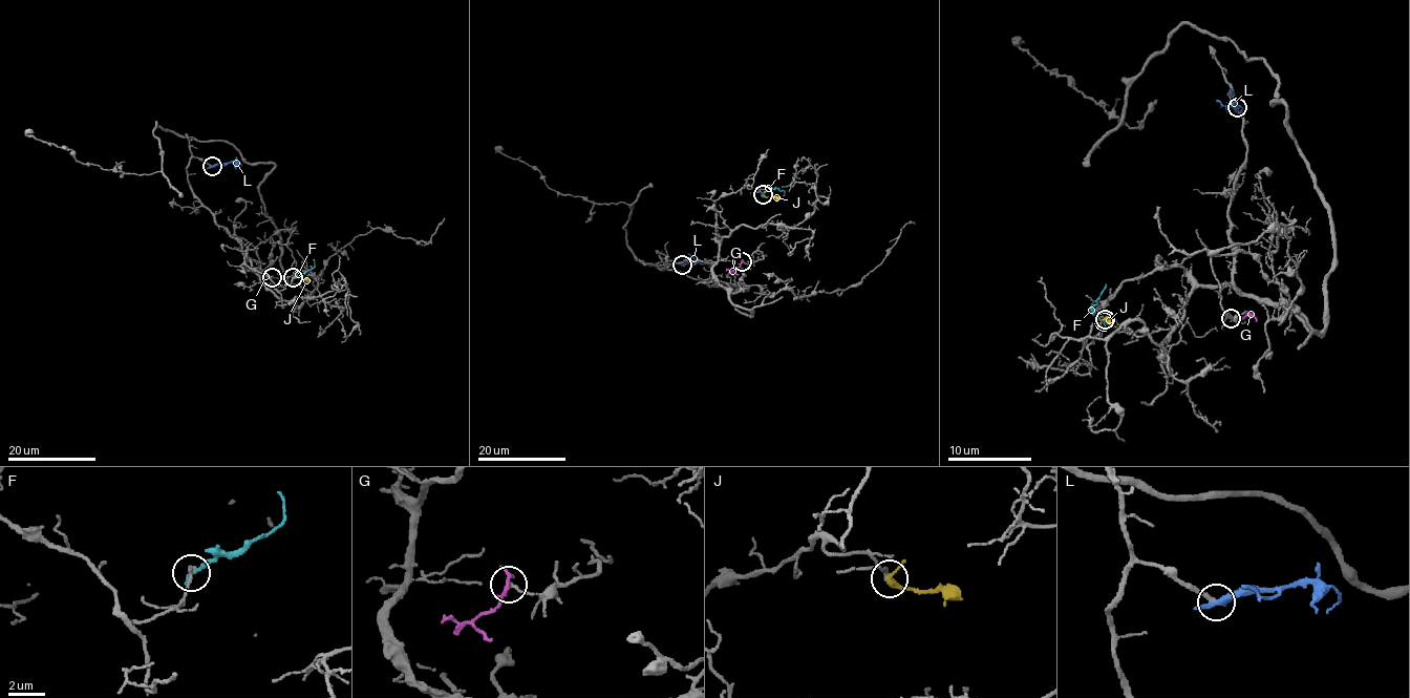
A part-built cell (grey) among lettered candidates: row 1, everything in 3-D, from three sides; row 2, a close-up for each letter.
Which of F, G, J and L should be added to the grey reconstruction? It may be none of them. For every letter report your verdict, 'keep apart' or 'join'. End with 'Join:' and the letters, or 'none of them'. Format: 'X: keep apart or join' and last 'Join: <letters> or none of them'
F: keep apart
G: keep apart
J: join
L: keep apart
Join: J

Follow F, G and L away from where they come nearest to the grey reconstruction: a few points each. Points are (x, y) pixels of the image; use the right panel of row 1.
F: (1104, 320), (1091, 308), (1106, 284)
G: (1232, 318), (1244, 318), (1248, 314), (1244, 310)
L: (1238, 107), (1234, 103), (1236, 99), (1240, 113)

